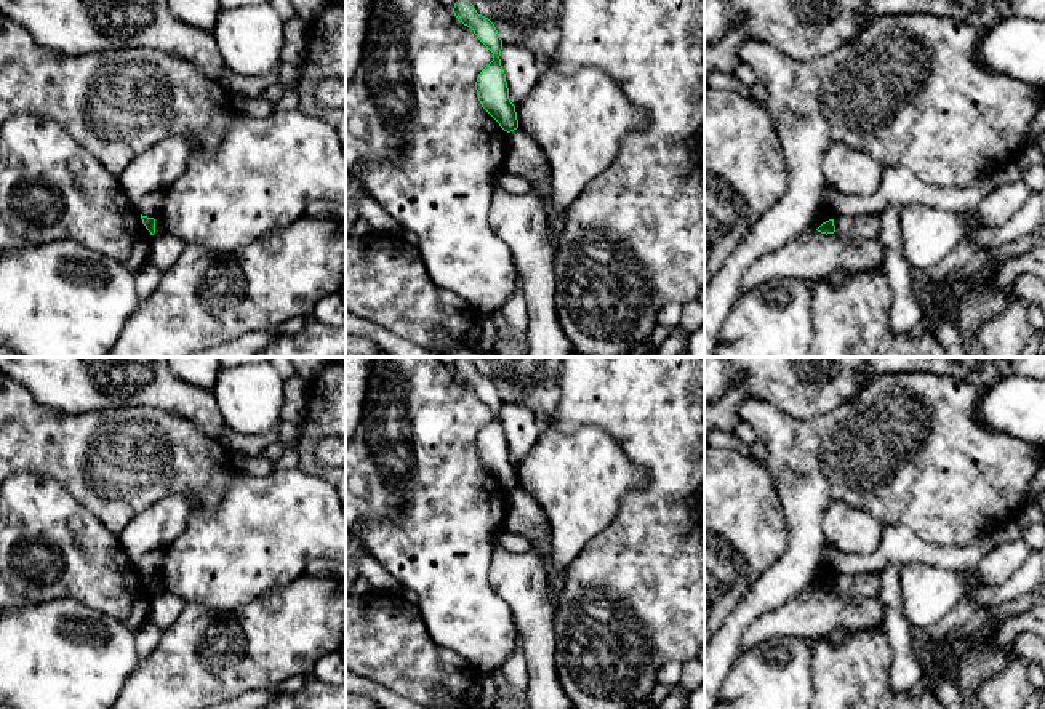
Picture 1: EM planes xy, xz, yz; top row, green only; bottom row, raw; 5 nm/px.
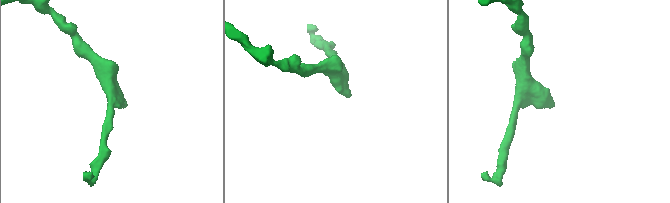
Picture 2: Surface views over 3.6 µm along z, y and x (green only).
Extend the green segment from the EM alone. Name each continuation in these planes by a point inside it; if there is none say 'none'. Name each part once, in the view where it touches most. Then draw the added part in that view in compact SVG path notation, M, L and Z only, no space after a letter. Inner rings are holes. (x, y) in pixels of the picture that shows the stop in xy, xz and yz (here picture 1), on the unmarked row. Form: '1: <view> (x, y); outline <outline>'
none

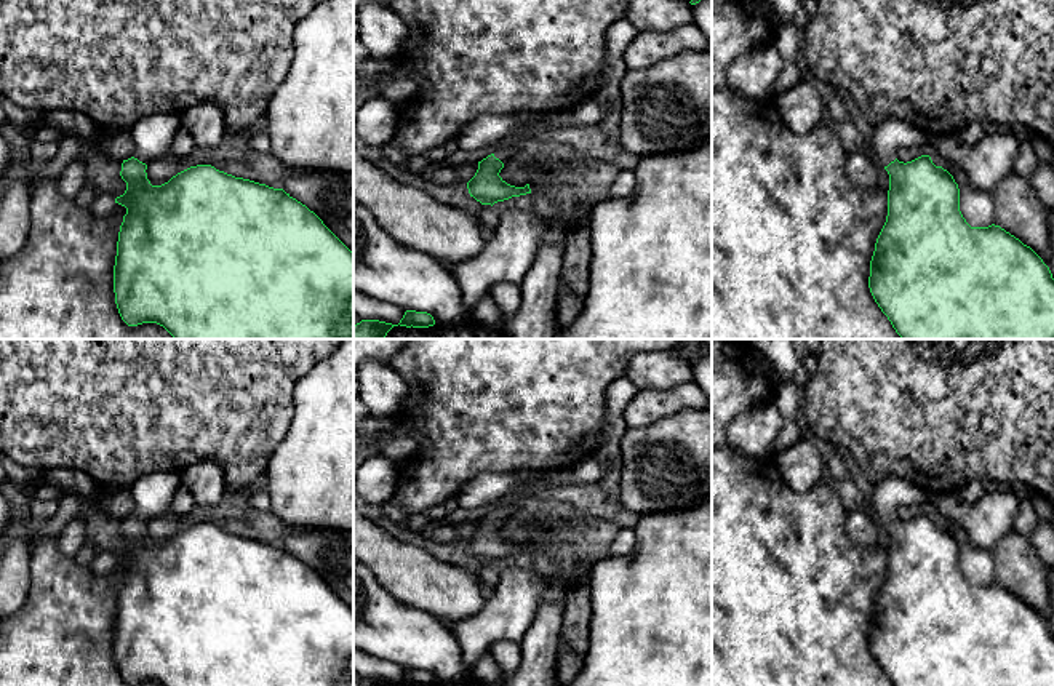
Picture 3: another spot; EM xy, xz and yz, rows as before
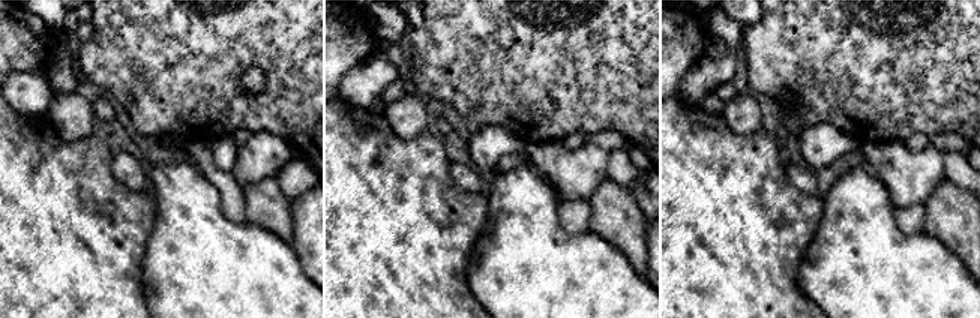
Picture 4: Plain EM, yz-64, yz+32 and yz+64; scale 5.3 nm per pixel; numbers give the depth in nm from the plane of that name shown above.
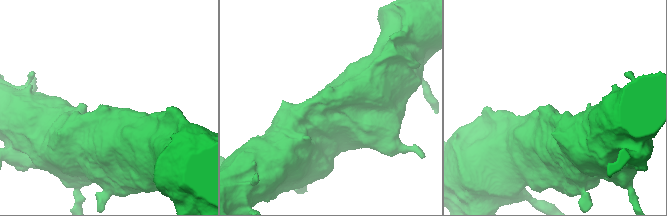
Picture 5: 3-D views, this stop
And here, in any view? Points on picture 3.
1: xy (152, 494); outline M158 472L141 477L130 486L134 501L134 516L150 521L158 516L171 515L173 497L181 488L181 473Z

